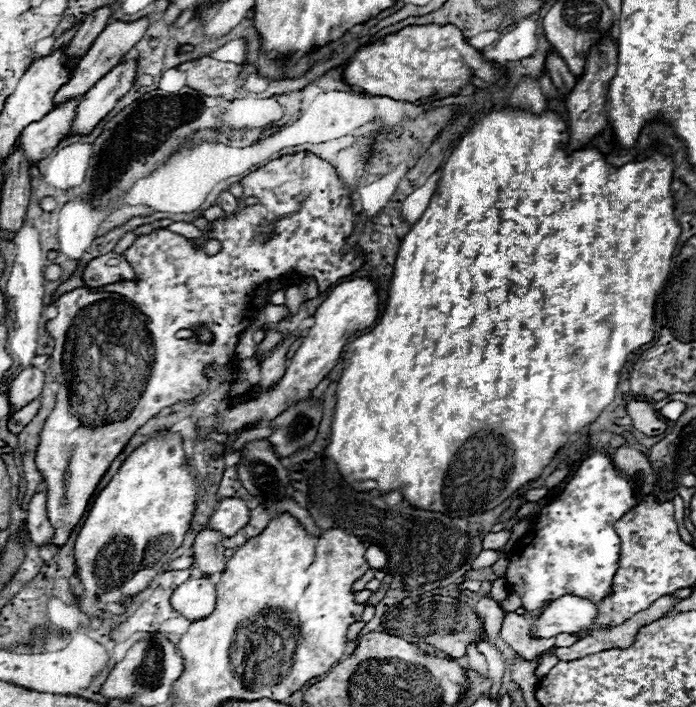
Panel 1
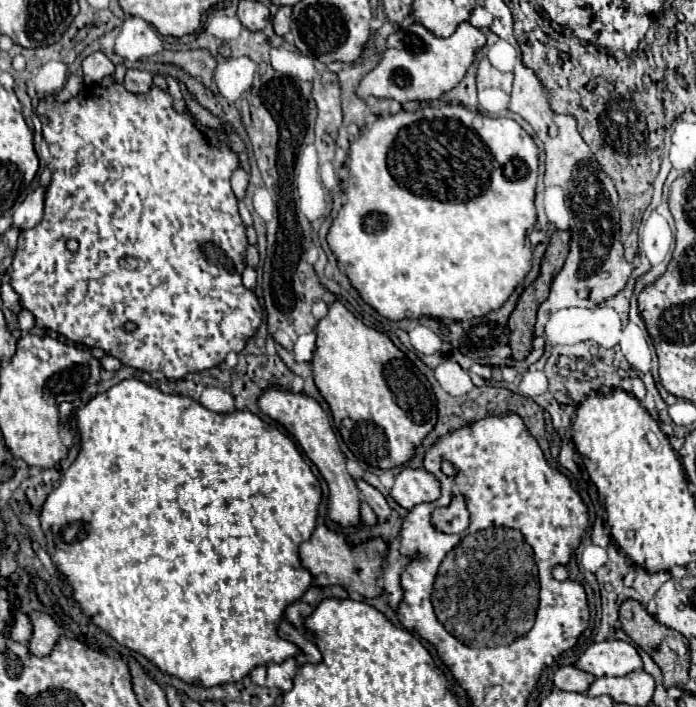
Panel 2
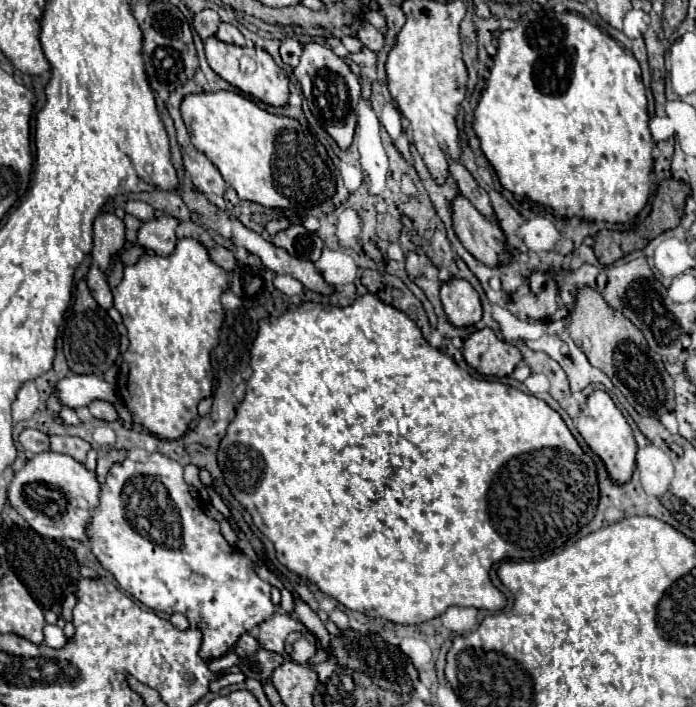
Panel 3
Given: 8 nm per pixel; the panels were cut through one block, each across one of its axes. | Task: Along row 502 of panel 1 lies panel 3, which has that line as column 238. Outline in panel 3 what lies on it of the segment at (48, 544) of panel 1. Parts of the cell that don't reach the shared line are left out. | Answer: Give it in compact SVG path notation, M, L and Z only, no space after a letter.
M222 22L220 28L218 28L218 32L216 32L216 38L222 40L222 42L226 42L226 44L246 46L246 40L244 40L242 32L240 32L236 26L232 26L232 24L224 24L224 22Z

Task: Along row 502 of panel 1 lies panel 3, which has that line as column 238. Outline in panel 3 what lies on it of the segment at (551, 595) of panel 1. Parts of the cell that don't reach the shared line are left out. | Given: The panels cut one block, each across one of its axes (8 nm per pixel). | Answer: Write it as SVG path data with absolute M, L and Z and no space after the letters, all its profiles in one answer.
M160 453L151 454L145 463L128 458L112 466L100 492L100 504L92 514L88 538L92 542L92 554L132 598L154 612L182 612L192 628L202 628L204 640L200 656L212 660L230 652L240 634L266 622L278 606L272 602L272 586L258 578L252 560L224 540L220 524L206 516L202 504L190 494L183 472L182 464Z

